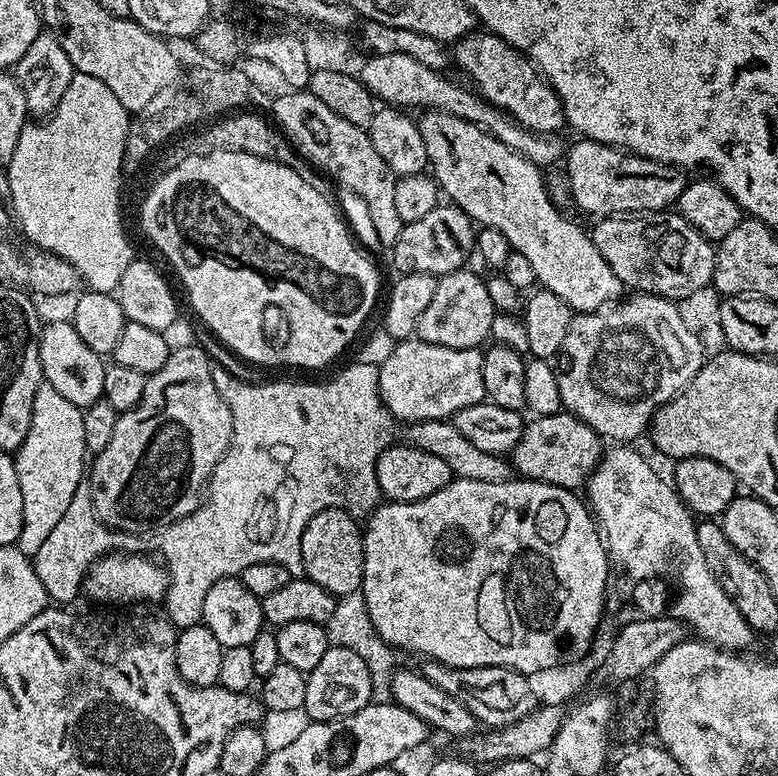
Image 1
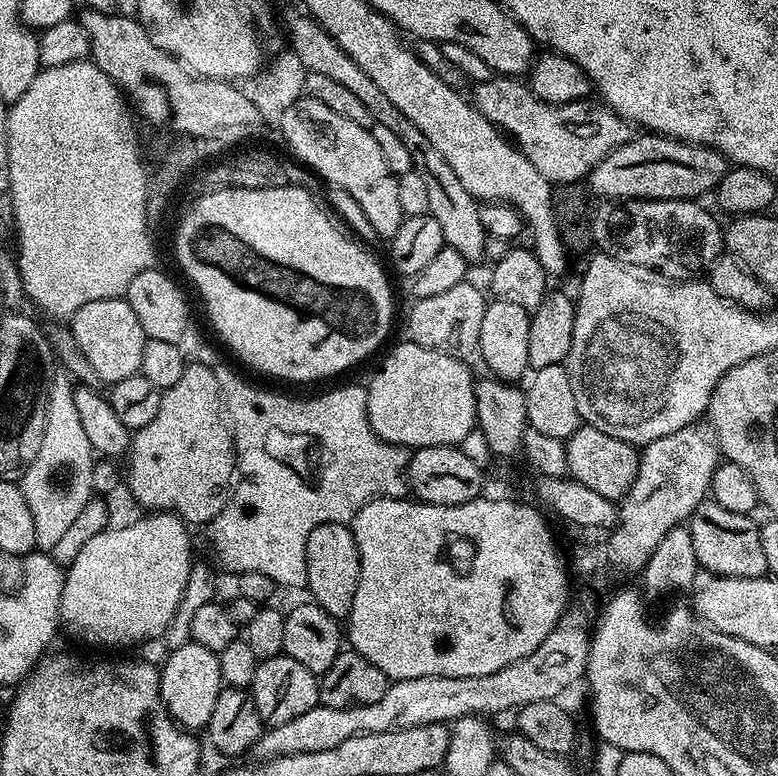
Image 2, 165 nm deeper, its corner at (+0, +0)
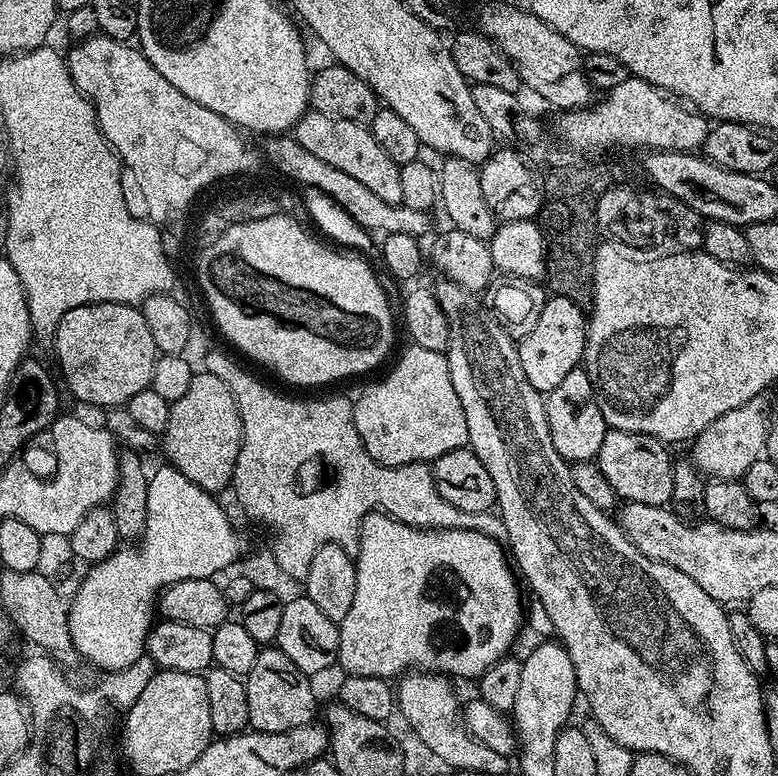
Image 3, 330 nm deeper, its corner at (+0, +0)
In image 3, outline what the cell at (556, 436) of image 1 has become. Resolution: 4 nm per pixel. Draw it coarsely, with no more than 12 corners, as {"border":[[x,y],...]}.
{"border":[[613,428],[594,463],[621,501],[672,499],[664,441]]}

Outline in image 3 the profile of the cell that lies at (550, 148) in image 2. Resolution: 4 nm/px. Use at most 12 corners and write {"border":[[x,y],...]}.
{"border":[[642,78],[563,113],[580,152],[703,149],[709,117]]}

